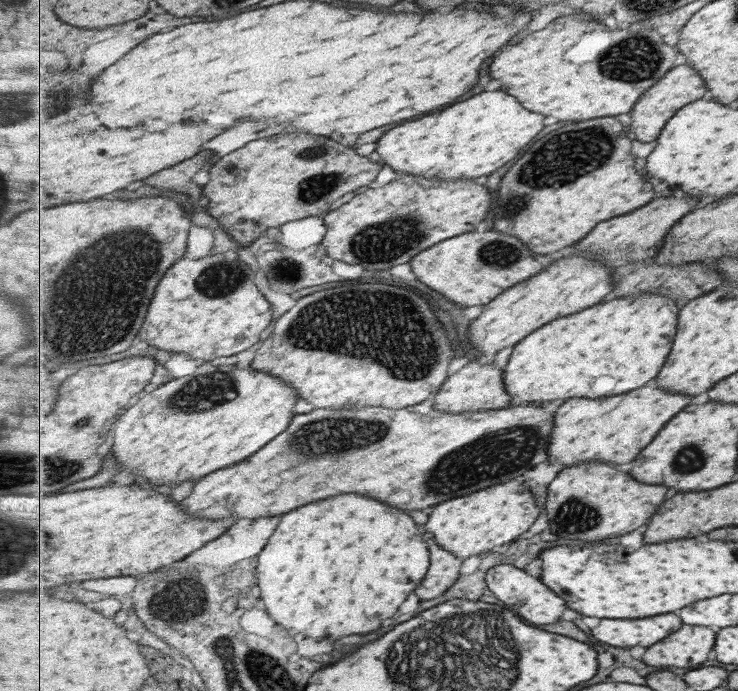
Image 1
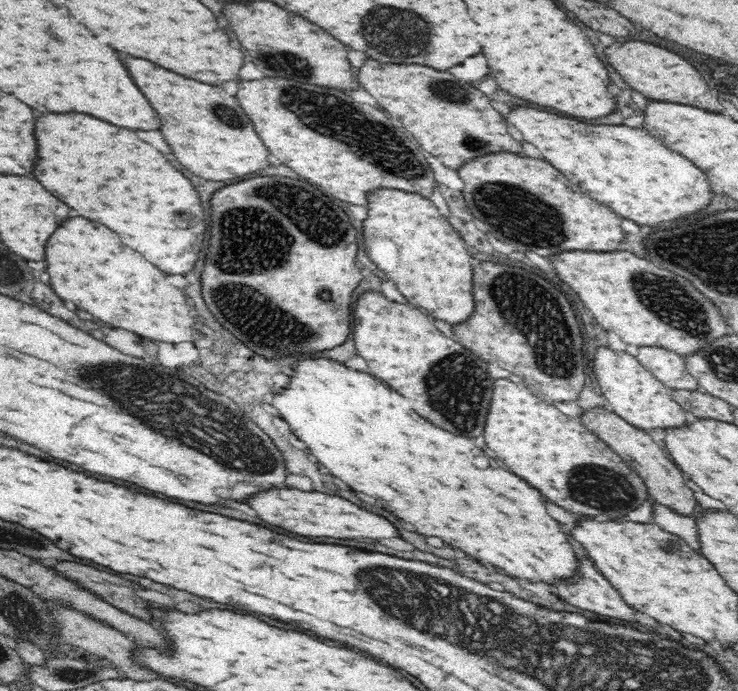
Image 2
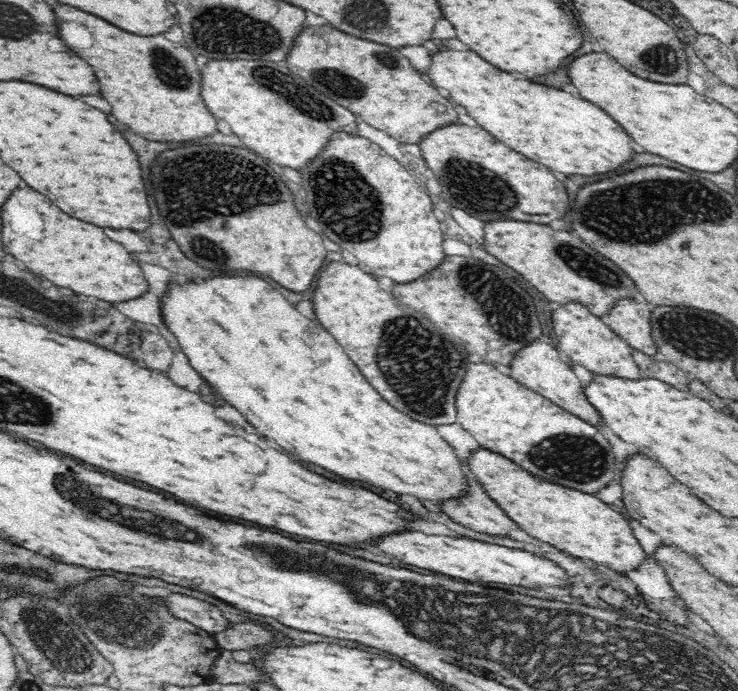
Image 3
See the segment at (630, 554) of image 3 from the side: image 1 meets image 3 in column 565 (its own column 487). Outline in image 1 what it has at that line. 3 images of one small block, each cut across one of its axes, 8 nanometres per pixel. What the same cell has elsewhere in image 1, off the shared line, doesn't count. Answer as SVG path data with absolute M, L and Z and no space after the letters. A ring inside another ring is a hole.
M513 479L470 496L439 503L434 507L424 530L437 544L464 560L475 554L482 557L495 547L514 541L529 532L541 514L535 494L523 482Z

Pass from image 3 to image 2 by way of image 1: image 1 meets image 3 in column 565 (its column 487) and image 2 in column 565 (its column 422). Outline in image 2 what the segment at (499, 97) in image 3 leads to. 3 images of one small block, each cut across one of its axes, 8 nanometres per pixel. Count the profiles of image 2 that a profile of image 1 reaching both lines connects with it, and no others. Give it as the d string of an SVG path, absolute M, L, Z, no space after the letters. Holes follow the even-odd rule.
M512 106L506 119L512 123L515 133L522 141L538 148L544 158L566 178L575 182L590 198L609 206L623 219L648 228L664 228L666 224L678 224L682 220L704 214L710 204L715 189L710 177L696 166L687 156L669 149L648 131L624 125L594 126L550 112L540 112L532 108Z

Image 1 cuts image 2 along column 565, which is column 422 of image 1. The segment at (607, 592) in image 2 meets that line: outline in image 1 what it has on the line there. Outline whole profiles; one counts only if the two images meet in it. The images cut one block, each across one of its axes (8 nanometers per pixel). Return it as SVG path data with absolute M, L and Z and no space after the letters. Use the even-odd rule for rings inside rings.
M434 542L429 549L432 551L432 563L429 566L429 576L425 576L425 580L417 588L420 602L443 596L449 591L460 579L463 566L463 559L443 545Z

